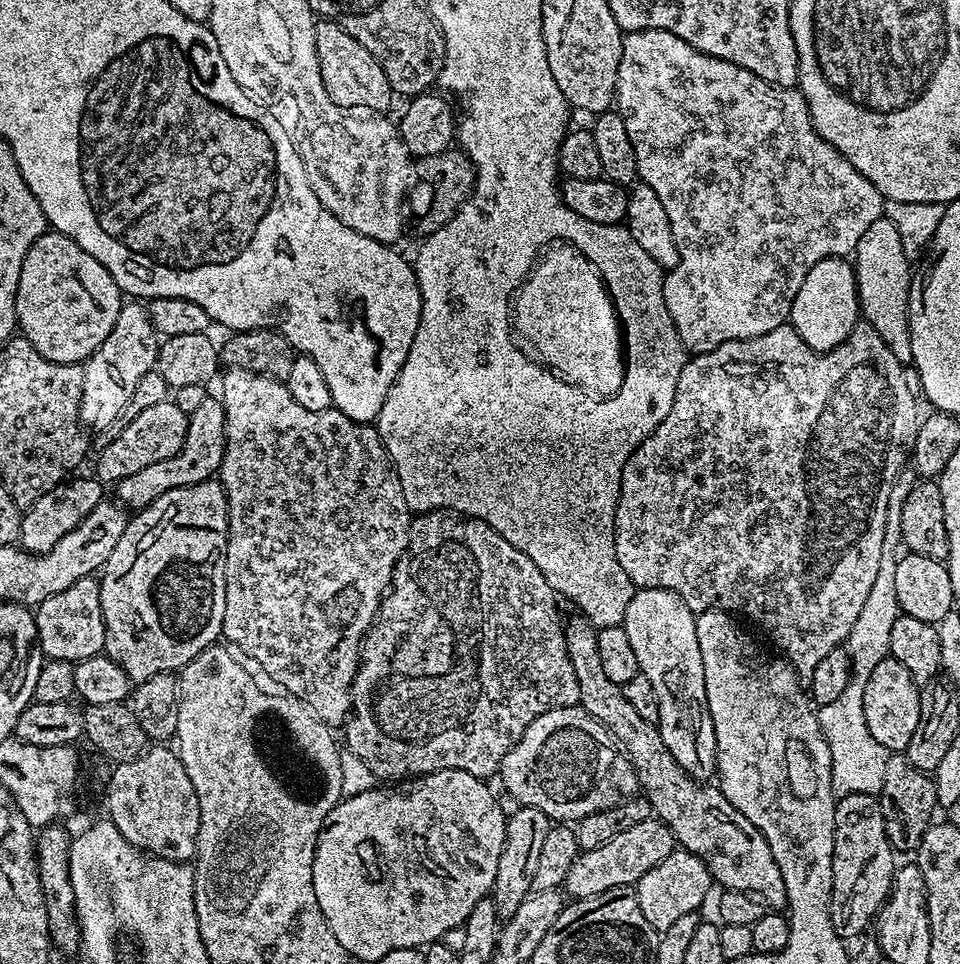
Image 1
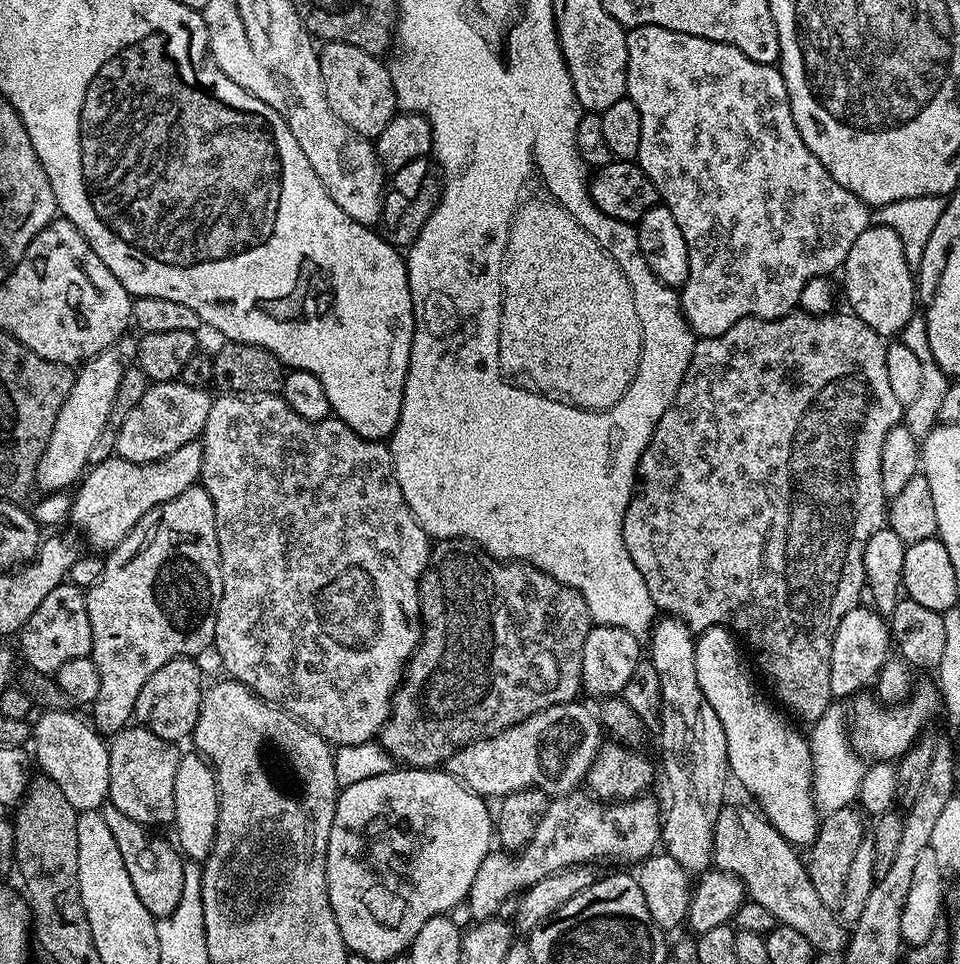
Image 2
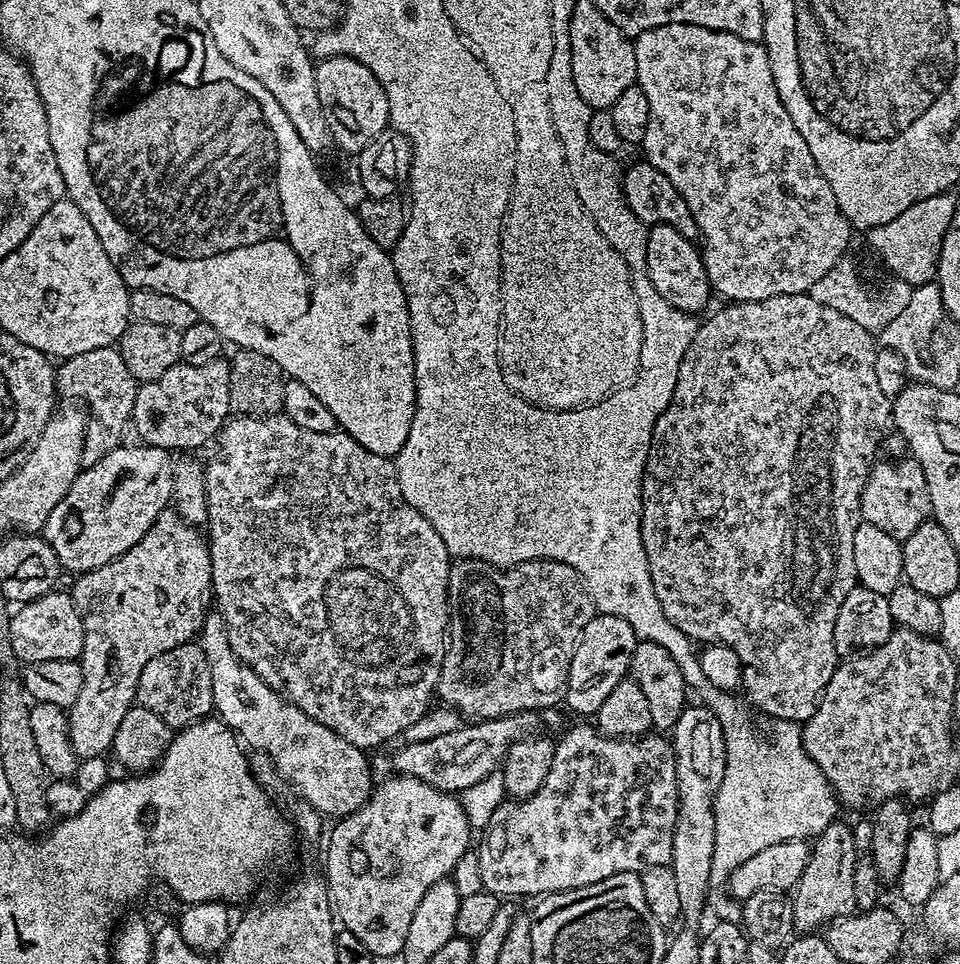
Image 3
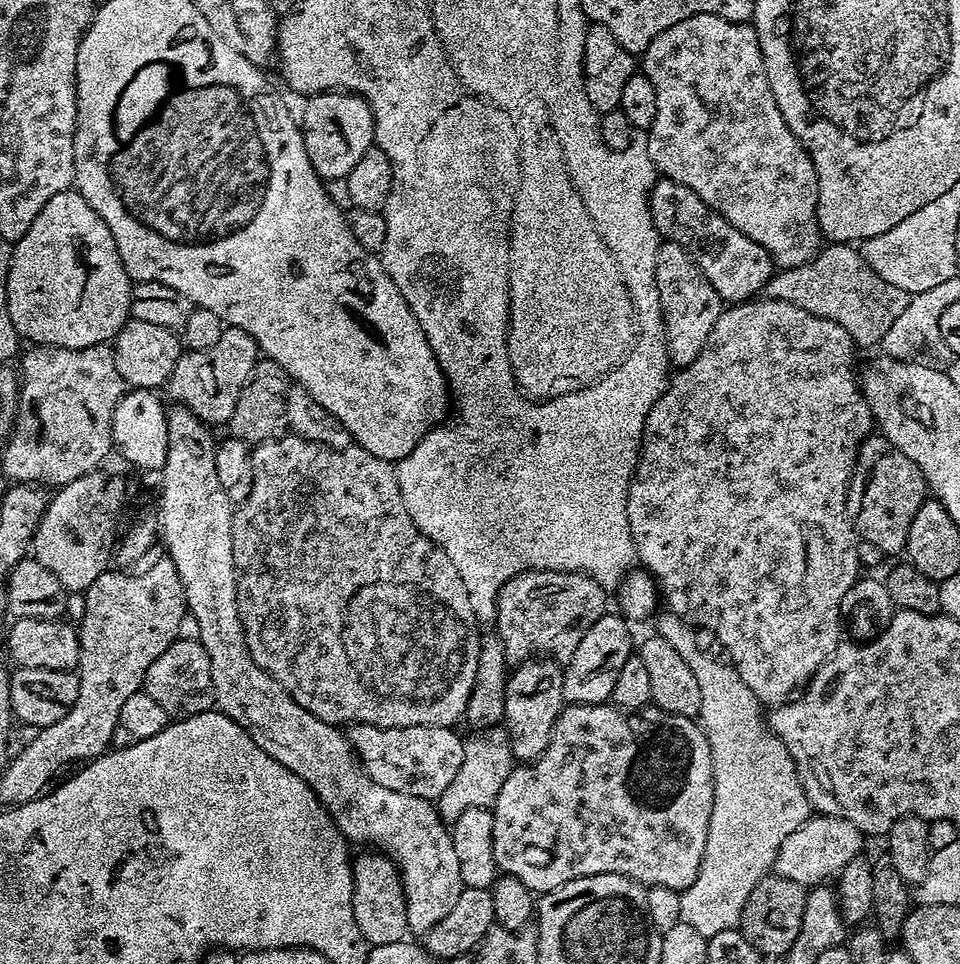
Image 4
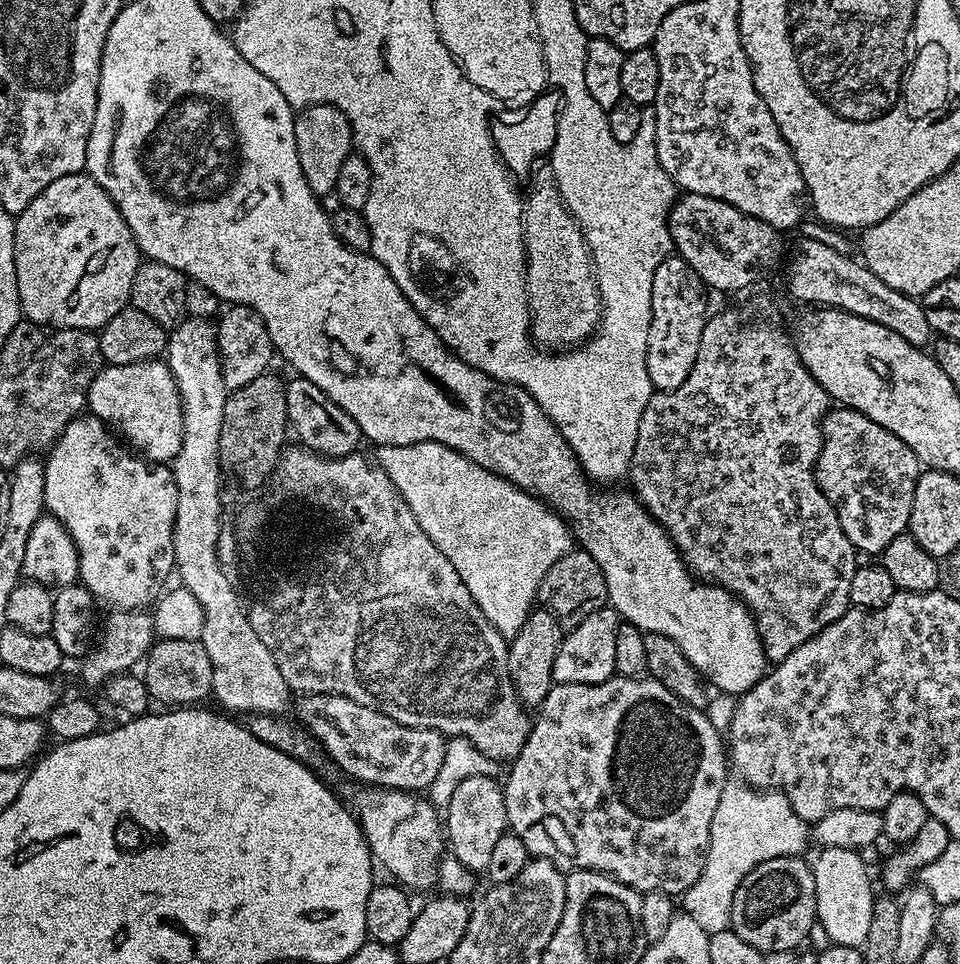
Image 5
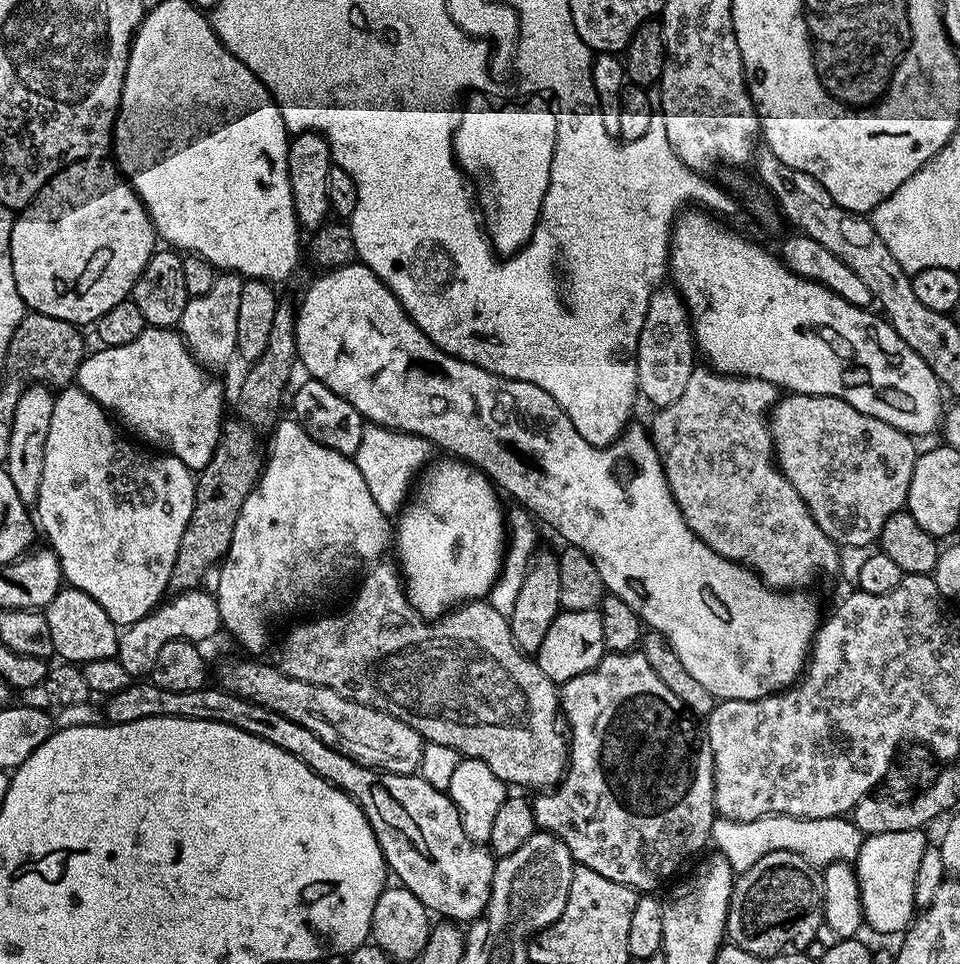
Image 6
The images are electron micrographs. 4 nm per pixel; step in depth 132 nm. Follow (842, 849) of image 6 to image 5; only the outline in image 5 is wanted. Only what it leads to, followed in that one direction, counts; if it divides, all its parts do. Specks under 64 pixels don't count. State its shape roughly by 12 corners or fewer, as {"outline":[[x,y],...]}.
{"outline":[[725,784],[683,911],[729,931],[754,866],[799,857],[809,825],[779,790]]}

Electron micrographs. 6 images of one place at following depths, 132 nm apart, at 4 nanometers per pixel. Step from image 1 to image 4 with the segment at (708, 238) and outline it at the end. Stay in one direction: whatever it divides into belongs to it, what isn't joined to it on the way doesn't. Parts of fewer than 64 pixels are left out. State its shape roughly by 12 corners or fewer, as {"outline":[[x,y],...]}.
{"outline":[[755,27],[642,53],[657,173],[777,269],[822,247],[818,178]]}

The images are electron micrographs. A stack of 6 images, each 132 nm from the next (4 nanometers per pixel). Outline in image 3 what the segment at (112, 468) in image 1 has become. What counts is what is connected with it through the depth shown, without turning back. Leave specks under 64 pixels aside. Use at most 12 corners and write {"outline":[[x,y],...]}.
{"outline":[[230,364],[170,366],[137,387],[151,448],[200,448],[230,416]]}

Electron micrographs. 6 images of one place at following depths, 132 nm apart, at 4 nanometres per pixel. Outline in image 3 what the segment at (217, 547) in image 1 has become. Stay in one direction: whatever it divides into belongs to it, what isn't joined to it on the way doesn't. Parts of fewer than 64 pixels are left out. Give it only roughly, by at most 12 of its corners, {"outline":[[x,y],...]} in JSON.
{"outline":[[175,510],[70,588],[84,627],[67,709],[104,756],[146,664],[210,611],[206,536]]}

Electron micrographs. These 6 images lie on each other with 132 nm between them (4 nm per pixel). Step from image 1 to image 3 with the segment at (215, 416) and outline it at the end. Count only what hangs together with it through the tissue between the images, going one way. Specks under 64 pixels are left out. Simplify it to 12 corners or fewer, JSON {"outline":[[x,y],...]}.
{"outline":[[173,453],[84,468],[42,535],[65,573],[117,560],[169,507]]}

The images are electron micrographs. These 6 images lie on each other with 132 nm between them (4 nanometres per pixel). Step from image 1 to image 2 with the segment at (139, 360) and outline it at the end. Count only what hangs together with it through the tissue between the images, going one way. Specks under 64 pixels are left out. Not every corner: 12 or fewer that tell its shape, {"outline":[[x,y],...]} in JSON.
{"outline":[[137,343],[75,373],[38,462],[41,493],[71,489],[105,435]]}

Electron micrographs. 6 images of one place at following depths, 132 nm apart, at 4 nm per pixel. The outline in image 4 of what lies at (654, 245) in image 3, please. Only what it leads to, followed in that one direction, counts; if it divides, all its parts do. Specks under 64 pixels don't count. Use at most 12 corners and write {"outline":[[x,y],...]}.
{"outline":[[673,240],[656,255],[673,369],[706,346],[722,301]]}

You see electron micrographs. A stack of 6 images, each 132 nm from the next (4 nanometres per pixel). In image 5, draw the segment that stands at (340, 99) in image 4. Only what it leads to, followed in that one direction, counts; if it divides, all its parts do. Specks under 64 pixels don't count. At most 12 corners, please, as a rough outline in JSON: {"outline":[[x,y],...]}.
{"outline":[[329,104],[295,113],[294,146],[306,186],[336,190],[353,155],[352,123]]}

